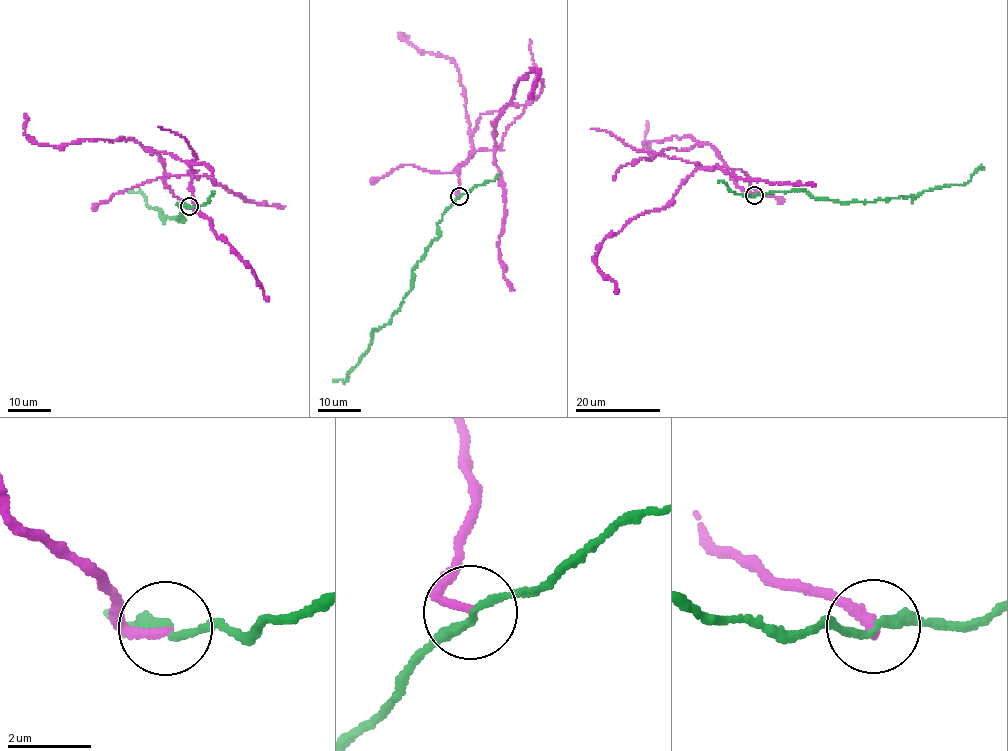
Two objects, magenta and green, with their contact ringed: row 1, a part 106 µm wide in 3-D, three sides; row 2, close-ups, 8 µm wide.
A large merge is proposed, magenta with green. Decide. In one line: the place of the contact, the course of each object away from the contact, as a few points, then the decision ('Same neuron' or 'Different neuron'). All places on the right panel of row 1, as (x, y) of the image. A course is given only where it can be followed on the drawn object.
Place: (754, 195). Course of magenta: (753, 195), (738, 188), (725, 167), (699, 164), (672, 202), (645, 211), (603, 239), (594, 259), (617, 293). Course of green: (753, 195), (800, 189), (815, 198), (842, 202), (883, 200), (964, 184), (978, 168), (984, 167). Different neuron

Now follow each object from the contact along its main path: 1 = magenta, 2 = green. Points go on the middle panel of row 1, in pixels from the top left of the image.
1: (459, 195), (456, 193), (459, 166), (479, 150), (496, 148), (494, 124), (518, 82), (537, 70), (531, 98)
2: (459, 195), (438, 222), (438, 236), (389, 322), (373, 331), (346, 380), (334, 382)

